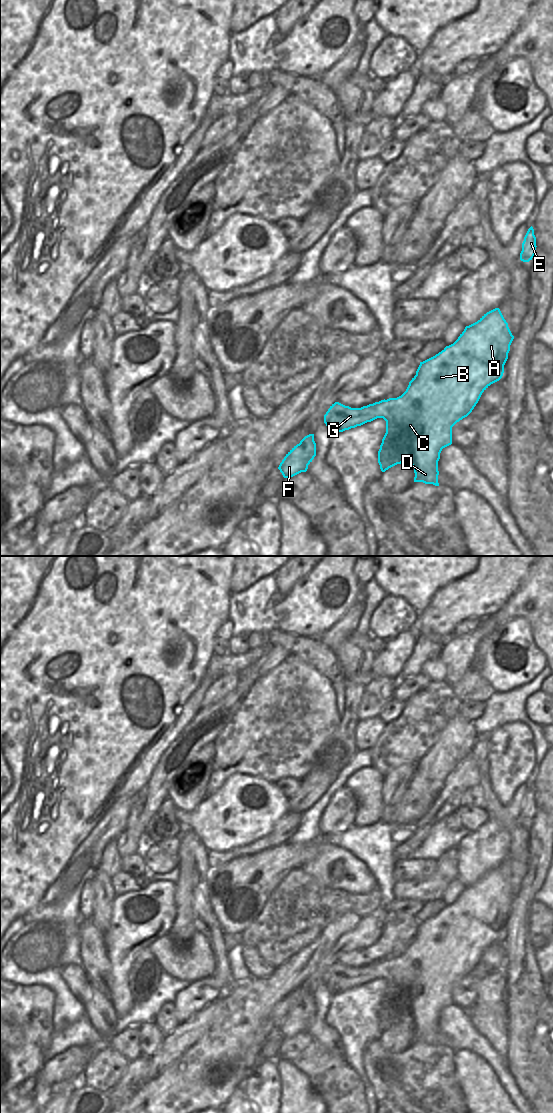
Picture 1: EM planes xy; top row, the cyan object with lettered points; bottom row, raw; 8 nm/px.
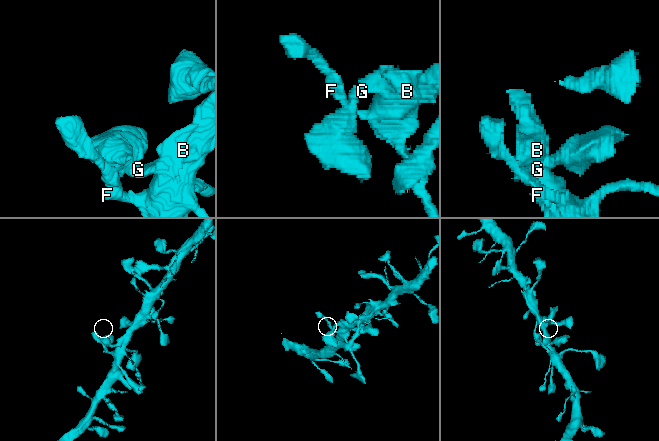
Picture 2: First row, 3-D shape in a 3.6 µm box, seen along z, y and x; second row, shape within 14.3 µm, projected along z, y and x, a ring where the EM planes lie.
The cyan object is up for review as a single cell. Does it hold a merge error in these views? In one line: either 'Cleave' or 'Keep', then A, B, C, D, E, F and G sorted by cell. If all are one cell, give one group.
Keep. Groups: A B C D E F G

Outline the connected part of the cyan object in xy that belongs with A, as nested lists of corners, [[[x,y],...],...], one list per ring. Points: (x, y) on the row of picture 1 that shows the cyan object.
[[[495,308],[484,314],[477,322],[466,326],[453,344],[446,346],[435,356],[420,362],[416,375],[401,396],[384,399],[361,408],[351,408],[335,402],[324,415],[324,423],[334,432],[343,432],[377,418],[383,418],[386,421],[386,433],[378,451],[381,471],[385,472],[401,463],[411,464],[414,467],[414,482],[439,486],[438,461],[442,449],[452,444],[452,427],[472,412],[482,393],[491,384],[502,378],[513,339],[514,336],[500,309]]]

